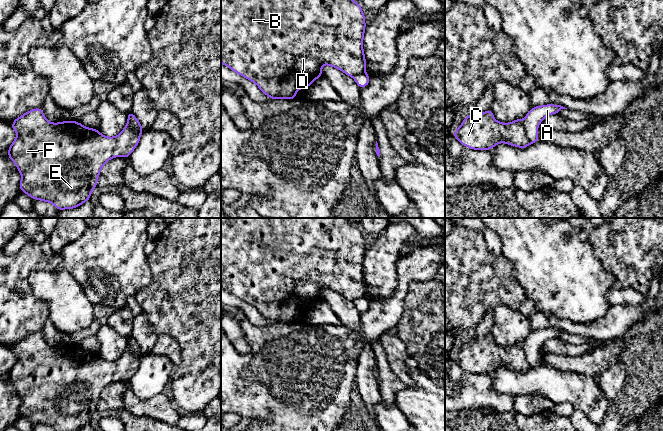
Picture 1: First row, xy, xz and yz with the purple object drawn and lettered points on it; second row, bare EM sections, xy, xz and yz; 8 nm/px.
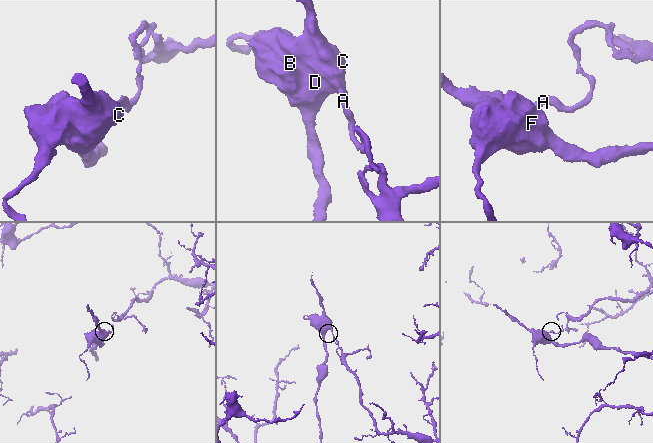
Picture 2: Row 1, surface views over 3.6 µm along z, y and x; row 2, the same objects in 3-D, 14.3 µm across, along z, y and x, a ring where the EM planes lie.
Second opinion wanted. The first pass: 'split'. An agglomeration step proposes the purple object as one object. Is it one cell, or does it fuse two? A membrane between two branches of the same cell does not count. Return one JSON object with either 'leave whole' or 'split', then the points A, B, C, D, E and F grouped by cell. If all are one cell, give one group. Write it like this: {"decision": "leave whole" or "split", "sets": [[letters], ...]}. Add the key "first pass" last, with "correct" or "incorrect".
{"decision": "split", "sets": [["A"], ["B", "C", "D", "E", "F"]], "first pass": "correct"}

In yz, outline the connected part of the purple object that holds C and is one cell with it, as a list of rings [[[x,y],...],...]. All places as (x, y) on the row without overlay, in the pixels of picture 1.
[[[491,333],[466,340],[453,360],[462,369],[475,374],[490,374],[502,366],[519,372],[532,367],[525,357],[524,344],[516,343],[507,348],[498,346]]]

